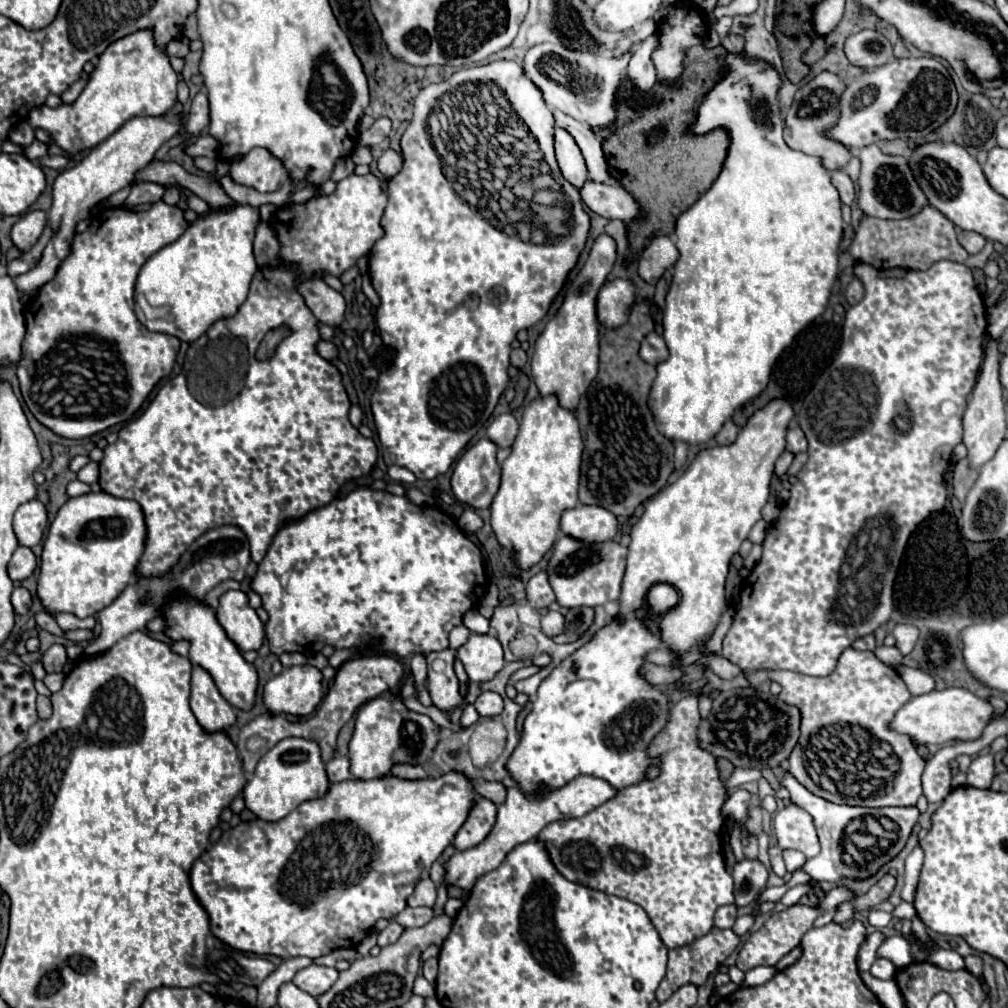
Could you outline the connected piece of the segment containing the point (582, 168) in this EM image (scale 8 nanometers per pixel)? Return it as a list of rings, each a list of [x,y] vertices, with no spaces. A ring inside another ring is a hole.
[[[556,128],[556,142],[554,144],[556,144],[556,160],[562,170],[562,176],[576,190],[580,190],[584,186],[584,182],[588,180],[588,172],[586,172],[586,164],[584,164],[578,144],[564,128]]]

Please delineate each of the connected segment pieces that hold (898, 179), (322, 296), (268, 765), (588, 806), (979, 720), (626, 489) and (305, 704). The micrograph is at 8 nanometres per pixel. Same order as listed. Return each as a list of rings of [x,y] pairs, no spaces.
[[[876,144],[864,146],[860,150],[860,178],[858,178],[858,206],[866,216],[876,216],[876,218],[908,218],[920,212],[922,206],[928,204],[924,192],[920,192],[910,168],[908,160],[904,156],[890,156],[884,154]]]
[[[316,278],[300,282],[298,288],[300,288],[300,294],[304,296],[308,308],[314,312],[314,316],[320,322],[324,322],[332,328],[342,324],[346,300],[340,292],[330,288],[324,280],[316,280]]]
[[[288,738],[268,750],[256,766],[254,778],[244,786],[242,796],[246,808],[256,814],[264,822],[278,822],[292,812],[304,800],[314,800],[328,792],[328,776],[324,770],[324,762],[320,760],[320,748],[312,740],[304,738]]]
[[[578,776],[564,788],[560,788],[556,792],[540,792],[540,796],[524,796],[524,792],[520,792],[520,788],[516,788],[516,786],[510,788],[504,804],[500,804],[500,808],[498,808],[496,824],[490,830],[490,834],[484,838],[484,842],[468,848],[468,850],[454,852],[454,856],[450,860],[442,862],[446,884],[470,890],[472,884],[476,882],[476,878],[480,878],[484,872],[490,872],[492,868],[498,868],[500,862],[504,860],[504,856],[516,844],[534,840],[540,834],[540,830],[544,826],[548,826],[550,822],[564,820],[564,818],[578,818],[578,816],[588,814],[590,810],[608,802],[616,794],[618,794],[616,788],[612,788],[606,780],[596,778],[596,776]]]
[[[964,688],[932,690],[928,694],[910,696],[910,700],[894,714],[890,730],[910,736],[918,744],[944,744],[954,740],[976,740],[984,726],[992,720],[992,706]]]
[[[636,304],[630,312],[630,318],[620,328],[606,328],[600,336],[600,372],[596,380],[590,384],[588,392],[580,398],[574,414],[580,422],[580,432],[584,440],[584,454],[582,454],[582,474],[580,474],[580,502],[582,504],[596,504],[608,508],[616,516],[632,516],[638,504],[654,496],[660,488],[666,486],[674,470],[674,444],[664,440],[660,432],[656,432],[656,424],[652,420],[652,412],[648,410],[646,396],[650,392],[652,380],[656,378],[656,368],[646,364],[640,354],[638,346],[640,340],[654,330],[654,322],[648,314],[648,304]]]
[[[310,664],[284,668],[278,676],[268,680],[264,686],[264,706],[272,714],[288,712],[294,716],[308,716],[316,710],[320,700],[322,700],[322,672]]]

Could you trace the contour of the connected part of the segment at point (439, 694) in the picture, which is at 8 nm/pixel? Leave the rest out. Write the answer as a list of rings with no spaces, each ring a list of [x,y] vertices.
[[[454,650],[430,652],[428,654],[428,692],[432,704],[442,712],[452,712],[462,706],[464,696],[460,694],[460,682],[454,674]]]

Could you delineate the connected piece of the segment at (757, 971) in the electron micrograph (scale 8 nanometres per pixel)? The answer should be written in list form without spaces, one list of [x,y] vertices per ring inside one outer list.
[[[756,966],[752,968],[748,974],[746,974],[746,980],[744,980],[744,986],[760,986],[760,984],[766,984],[778,970],[774,966]]]

